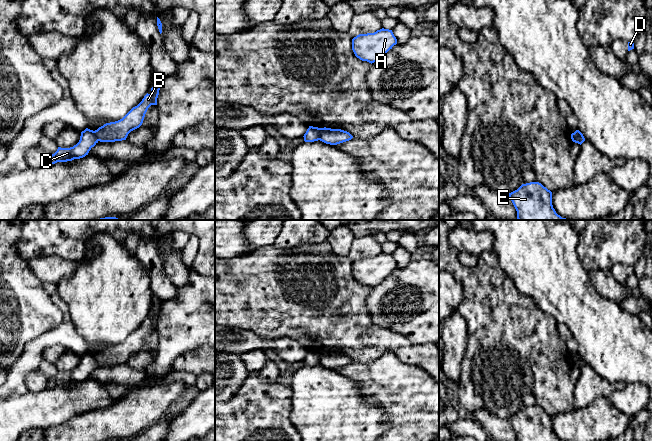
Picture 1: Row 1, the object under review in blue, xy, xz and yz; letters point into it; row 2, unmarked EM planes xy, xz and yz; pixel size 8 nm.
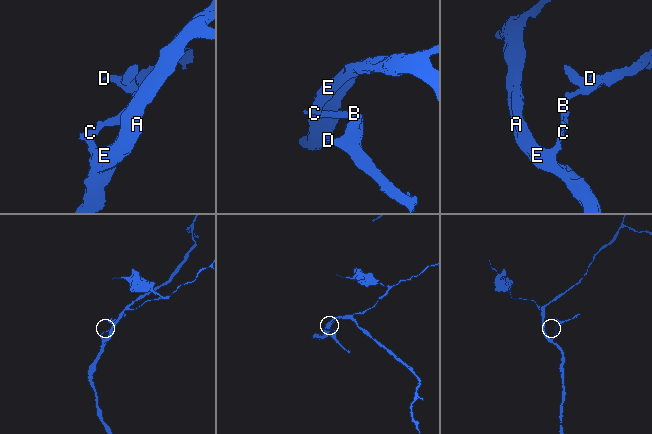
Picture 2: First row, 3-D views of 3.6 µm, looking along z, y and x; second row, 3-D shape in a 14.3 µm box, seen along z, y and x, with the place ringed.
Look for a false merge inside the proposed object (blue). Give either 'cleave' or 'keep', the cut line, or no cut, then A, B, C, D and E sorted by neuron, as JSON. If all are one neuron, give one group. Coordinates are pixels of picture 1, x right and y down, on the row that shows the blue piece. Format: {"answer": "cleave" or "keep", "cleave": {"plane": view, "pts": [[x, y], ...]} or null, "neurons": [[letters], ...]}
{"answer": "cleave", "cleave": {"plane": "xz", "pts": [[321, 128], [319, 139]]}, "neurons": [["A", "C", "E"], ["B", "D"]]}

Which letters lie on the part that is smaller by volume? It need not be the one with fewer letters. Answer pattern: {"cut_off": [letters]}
{"cut_off": ["B", "D"]}

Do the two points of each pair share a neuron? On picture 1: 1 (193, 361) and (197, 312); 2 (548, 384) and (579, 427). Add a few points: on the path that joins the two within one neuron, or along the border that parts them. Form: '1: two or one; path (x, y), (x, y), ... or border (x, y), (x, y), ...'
1: two; border (204, 346), (181, 354), (173, 362)
2: two; border (573, 407), (552, 416)

